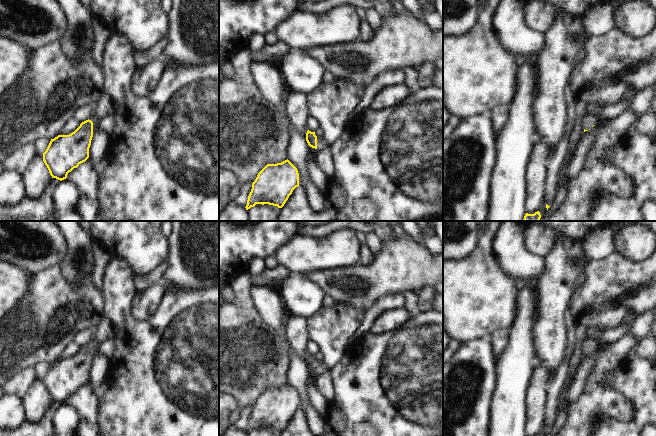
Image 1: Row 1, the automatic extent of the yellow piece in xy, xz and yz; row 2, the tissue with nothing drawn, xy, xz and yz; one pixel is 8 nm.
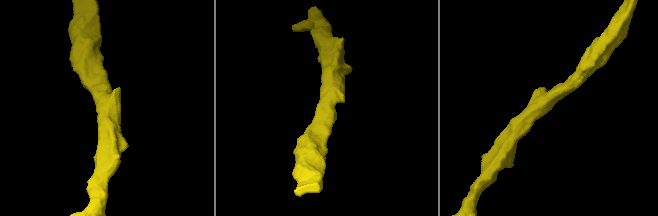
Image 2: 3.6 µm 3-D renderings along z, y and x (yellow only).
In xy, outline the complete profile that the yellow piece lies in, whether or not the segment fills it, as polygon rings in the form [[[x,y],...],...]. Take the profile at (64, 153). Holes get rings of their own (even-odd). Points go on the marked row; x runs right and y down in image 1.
[[[104,93],[97,100],[92,117],[82,122],[71,134],[51,139],[43,153],[43,161],[52,178],[60,181],[66,179],[69,172],[89,158],[94,123],[110,115],[113,115],[112,101]]]

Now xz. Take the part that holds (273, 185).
[[[288,159],[277,164],[267,164],[252,183],[245,208],[248,210],[256,204],[282,208],[298,186],[298,170]]]

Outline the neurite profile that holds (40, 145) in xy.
[[[47,138],[37,139],[33,145],[35,147],[36,154],[40,157],[43,157],[43,153],[46,151],[51,140]]]

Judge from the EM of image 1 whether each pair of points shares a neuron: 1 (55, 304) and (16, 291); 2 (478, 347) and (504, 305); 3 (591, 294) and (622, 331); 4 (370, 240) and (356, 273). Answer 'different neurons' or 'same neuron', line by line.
1: different neurons
2: different neurons
3: different neurons
4: different neurons

